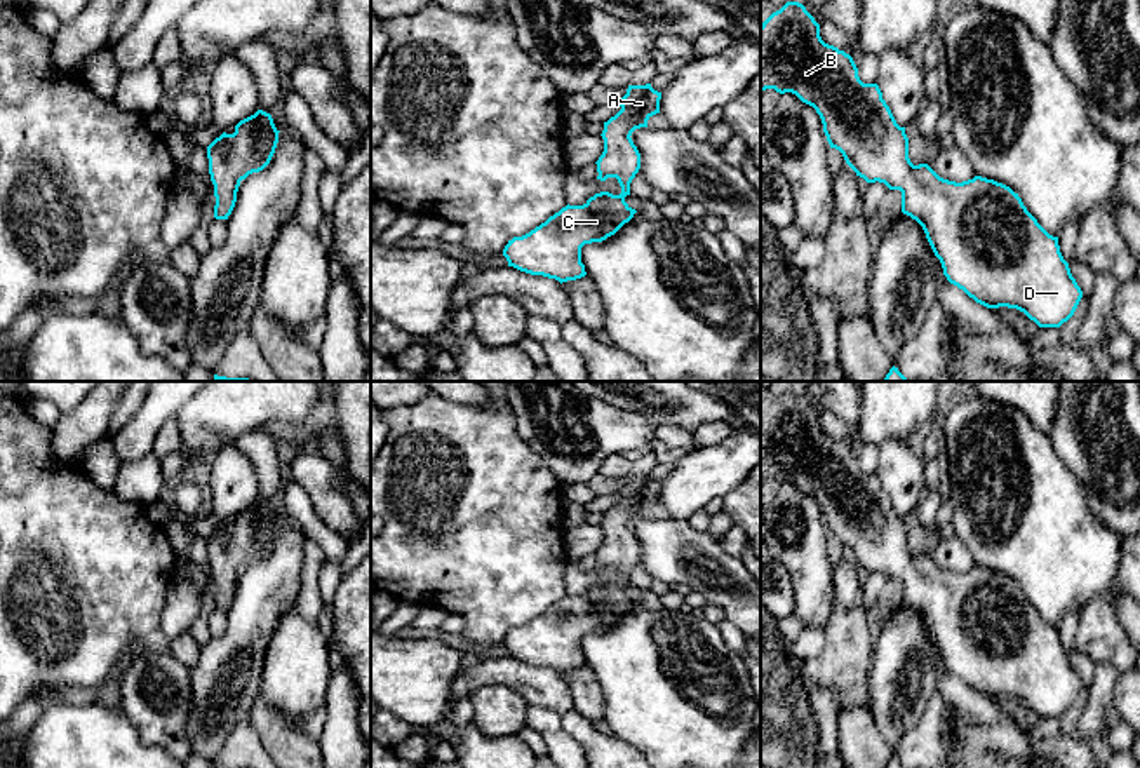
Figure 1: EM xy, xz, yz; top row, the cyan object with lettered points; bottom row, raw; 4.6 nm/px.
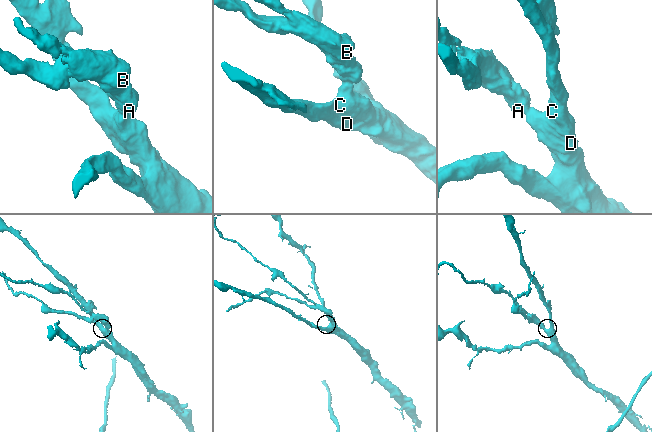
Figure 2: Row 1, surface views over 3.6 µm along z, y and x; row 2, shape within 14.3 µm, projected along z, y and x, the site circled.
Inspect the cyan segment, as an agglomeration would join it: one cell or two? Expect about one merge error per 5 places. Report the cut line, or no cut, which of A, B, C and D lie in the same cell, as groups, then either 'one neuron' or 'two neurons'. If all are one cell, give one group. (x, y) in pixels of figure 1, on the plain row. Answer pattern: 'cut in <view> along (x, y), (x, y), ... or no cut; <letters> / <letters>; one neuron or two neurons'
no cut; A B C D; one neuron

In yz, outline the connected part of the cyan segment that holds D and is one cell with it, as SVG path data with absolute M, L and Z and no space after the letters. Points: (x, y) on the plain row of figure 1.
M787 392L761 414L761 481L766 479L780 484L792 482L813 496L821 509L830 538L842 543L856 566L867 573L879 571L889 580L902 582L902 603L922 616L950 674L987 698L1016 698L1039 717L1060 717L1074 705L1083 681L1060 643L1058 627L1049 625L1027 601L1018 583L1003 573L982 566L956 573L940 568L928 554L914 556L909 549L905 517L896 514L879 475L860 470L853 448L821 430L820 414L799 392Z

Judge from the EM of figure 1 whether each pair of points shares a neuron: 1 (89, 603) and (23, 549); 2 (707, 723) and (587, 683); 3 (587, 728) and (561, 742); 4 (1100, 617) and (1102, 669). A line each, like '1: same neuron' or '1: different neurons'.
1: same neuron
2: different neurons
3: different neurons
4: different neurons

